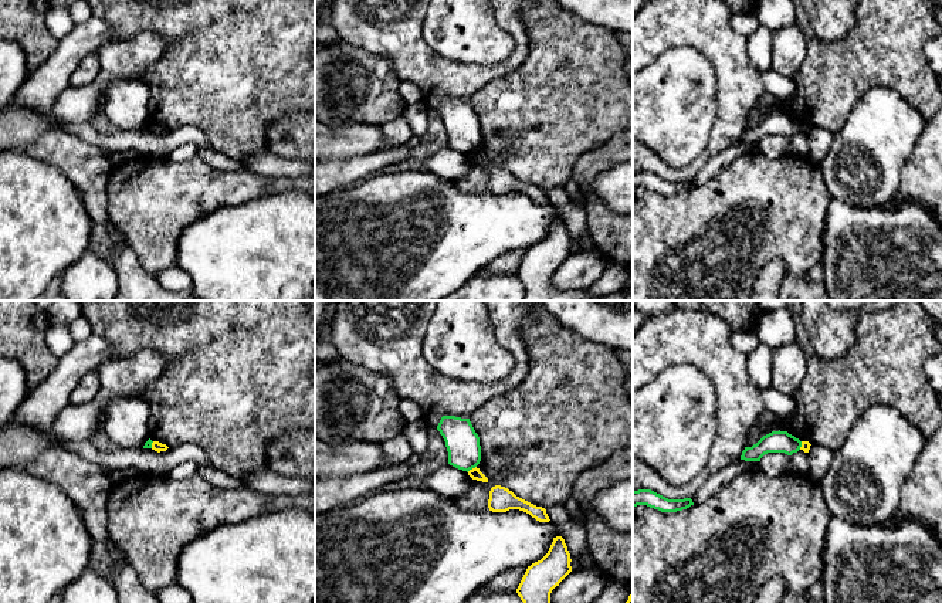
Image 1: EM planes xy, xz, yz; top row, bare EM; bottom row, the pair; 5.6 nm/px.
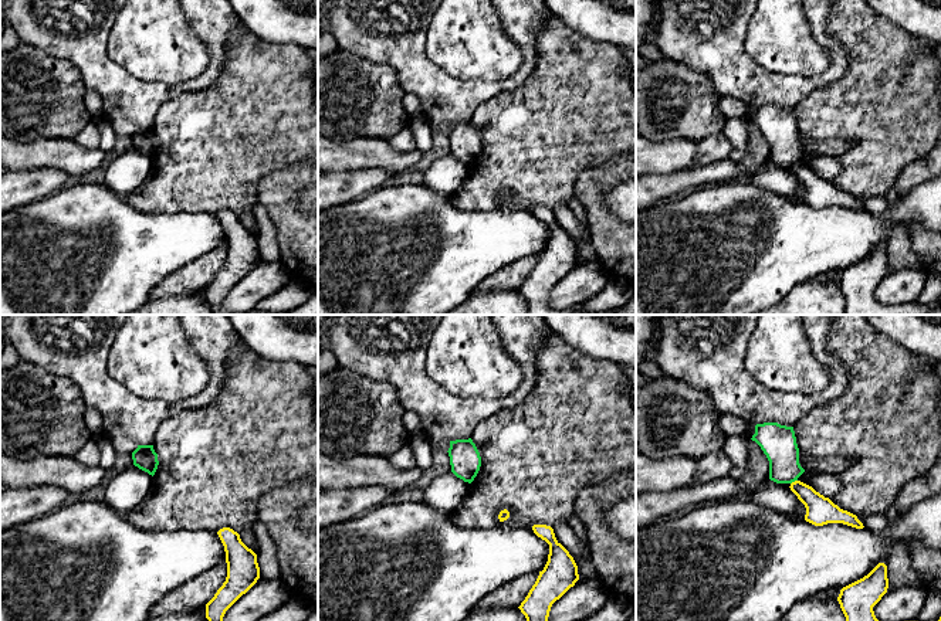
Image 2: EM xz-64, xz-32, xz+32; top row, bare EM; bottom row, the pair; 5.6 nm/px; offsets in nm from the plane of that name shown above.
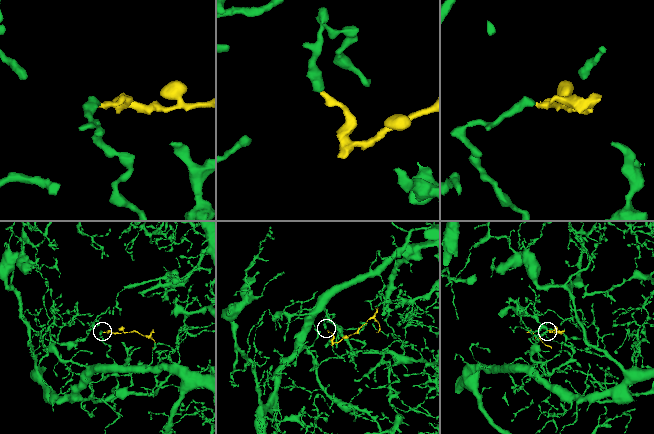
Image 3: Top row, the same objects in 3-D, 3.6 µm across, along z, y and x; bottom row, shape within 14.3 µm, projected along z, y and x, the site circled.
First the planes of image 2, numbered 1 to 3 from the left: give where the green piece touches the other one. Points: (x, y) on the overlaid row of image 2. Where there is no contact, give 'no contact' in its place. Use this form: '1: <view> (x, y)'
1: no contact
2: no contact
3: xz+32 (795, 481)

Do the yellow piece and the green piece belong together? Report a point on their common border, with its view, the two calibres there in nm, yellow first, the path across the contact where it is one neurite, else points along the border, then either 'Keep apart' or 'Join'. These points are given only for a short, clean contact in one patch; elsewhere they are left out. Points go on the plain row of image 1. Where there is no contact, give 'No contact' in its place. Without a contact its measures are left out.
Touches yellow at xz (473, 151). Thickness 60 nm (yellow) against 190 nm. Boundary: xz (475, 148), (467, 153). Keep apart

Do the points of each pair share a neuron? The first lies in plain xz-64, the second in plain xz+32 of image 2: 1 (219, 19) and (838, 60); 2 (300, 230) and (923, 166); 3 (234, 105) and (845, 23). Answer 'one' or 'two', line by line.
1: one
2: one
3: one

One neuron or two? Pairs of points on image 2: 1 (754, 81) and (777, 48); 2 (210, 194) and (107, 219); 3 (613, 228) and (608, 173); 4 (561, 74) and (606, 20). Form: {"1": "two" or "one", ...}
{"1": "two", "2": "two", "3": "one", "4": "two"}

